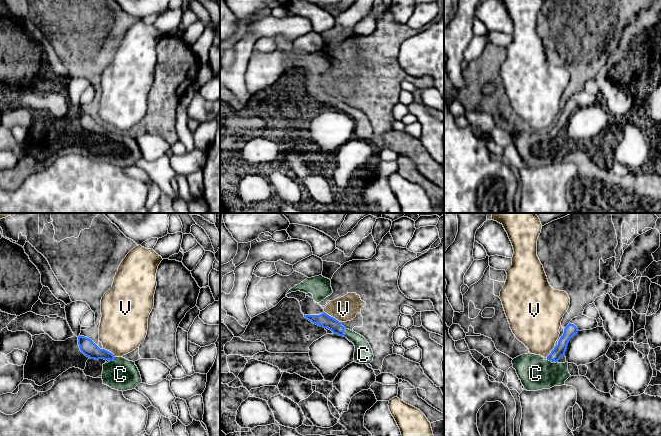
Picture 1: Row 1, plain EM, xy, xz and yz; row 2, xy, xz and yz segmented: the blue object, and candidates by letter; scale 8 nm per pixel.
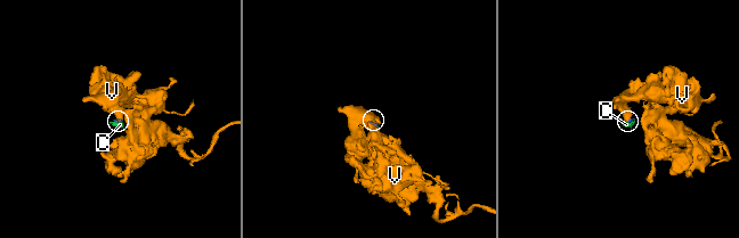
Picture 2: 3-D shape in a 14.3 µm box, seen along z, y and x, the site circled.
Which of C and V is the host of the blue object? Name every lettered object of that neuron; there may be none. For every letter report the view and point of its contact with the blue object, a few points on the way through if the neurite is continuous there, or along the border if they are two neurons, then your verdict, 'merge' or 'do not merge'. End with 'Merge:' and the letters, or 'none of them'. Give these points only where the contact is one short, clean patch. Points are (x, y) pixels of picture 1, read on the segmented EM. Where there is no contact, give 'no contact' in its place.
C: contact xz (343, 332); way xz (323, 320), (333, 324), (343, 332), (362, 347), (363, 354); merge
V: contact xz (332, 317); border xz (324, 311), (340, 322); do not merge
Merge: C

